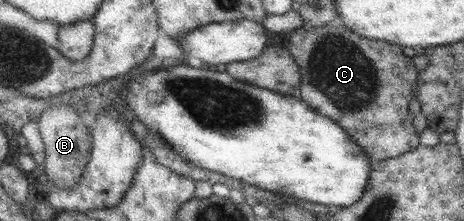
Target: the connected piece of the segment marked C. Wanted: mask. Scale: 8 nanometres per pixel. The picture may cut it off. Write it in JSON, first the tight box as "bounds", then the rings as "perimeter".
{"bounds":[286,22,419,164],"perimeter":[[[336,22],[317,28],[303,25],[295,29],[289,36],[286,49],[300,73],[300,100],[316,114],[326,116],[343,128],[345,135],[363,149],[371,164],[399,156],[419,146],[418,134],[411,125],[413,116],[408,110],[411,89],[419,79],[419,71],[413,61],[403,55],[402,47],[383,40],[363,38]]]}

